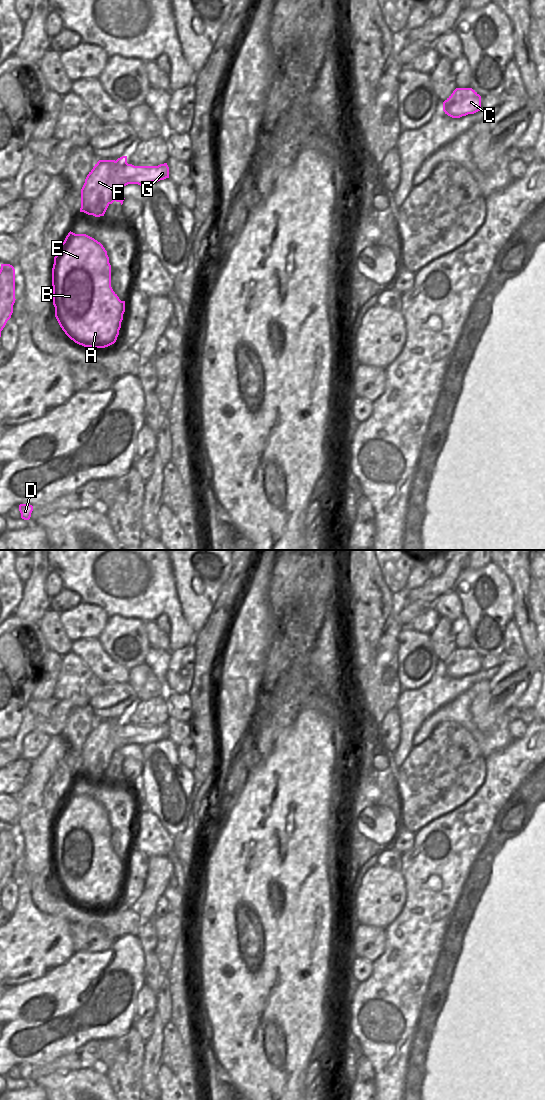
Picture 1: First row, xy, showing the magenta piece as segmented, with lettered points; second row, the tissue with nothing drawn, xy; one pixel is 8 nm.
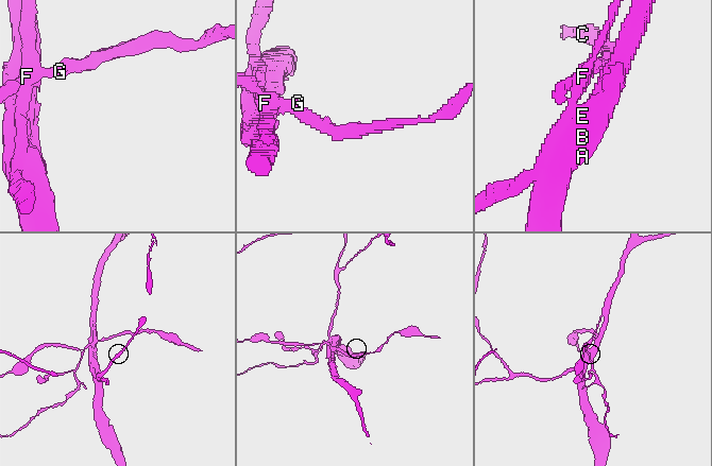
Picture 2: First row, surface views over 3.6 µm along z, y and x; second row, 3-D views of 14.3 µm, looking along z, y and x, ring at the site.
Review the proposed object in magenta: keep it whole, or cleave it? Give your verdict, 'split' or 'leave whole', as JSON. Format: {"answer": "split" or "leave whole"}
{"answer": "split"}

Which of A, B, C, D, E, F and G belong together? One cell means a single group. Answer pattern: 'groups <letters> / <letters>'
groups A B E F / C D G

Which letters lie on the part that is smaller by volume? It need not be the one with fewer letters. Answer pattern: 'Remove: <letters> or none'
Remove: C, D, G

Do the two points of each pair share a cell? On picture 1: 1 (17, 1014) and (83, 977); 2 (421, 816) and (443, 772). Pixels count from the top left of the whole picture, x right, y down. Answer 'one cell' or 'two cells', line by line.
1: one cell
2: one cell

